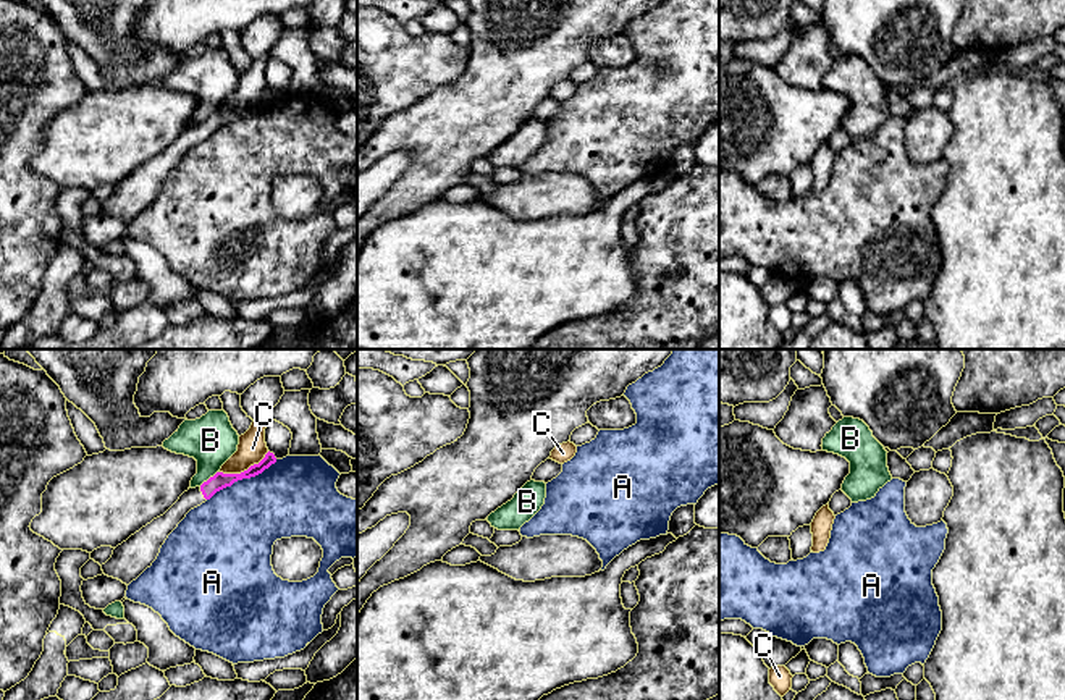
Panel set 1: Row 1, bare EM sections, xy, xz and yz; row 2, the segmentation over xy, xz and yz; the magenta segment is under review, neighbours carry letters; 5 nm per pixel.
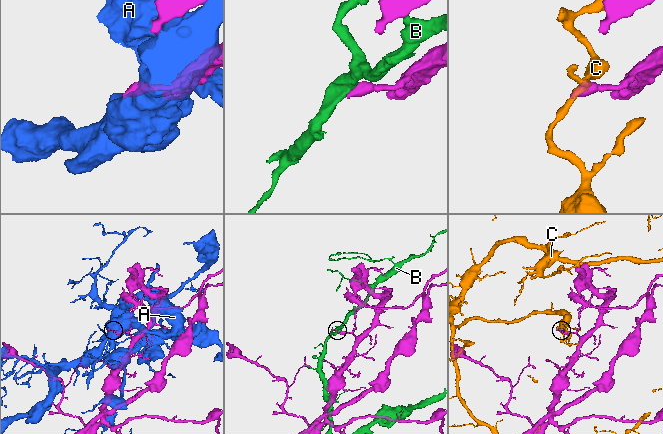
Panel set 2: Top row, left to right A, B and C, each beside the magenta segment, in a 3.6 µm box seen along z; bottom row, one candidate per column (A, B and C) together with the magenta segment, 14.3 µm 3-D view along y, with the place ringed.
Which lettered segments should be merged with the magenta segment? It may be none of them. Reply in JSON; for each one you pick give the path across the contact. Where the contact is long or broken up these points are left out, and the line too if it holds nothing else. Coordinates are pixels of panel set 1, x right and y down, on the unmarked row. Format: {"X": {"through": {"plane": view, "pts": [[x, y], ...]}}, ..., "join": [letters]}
{"join": []}

